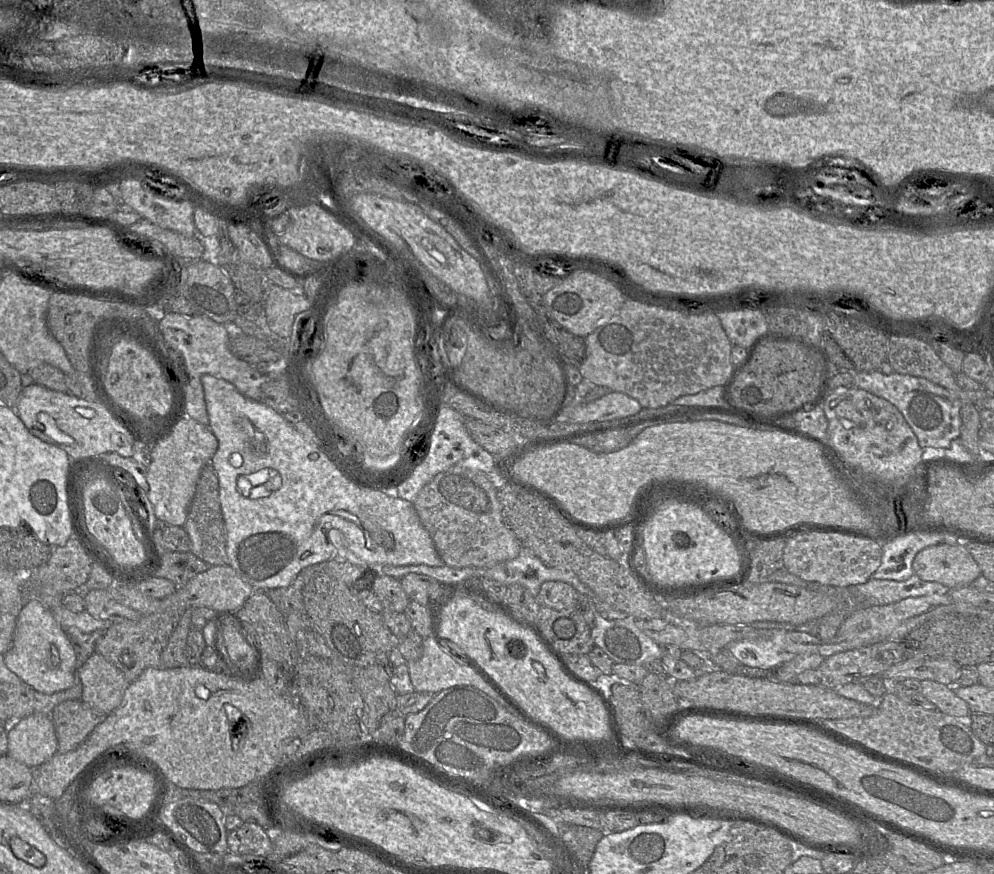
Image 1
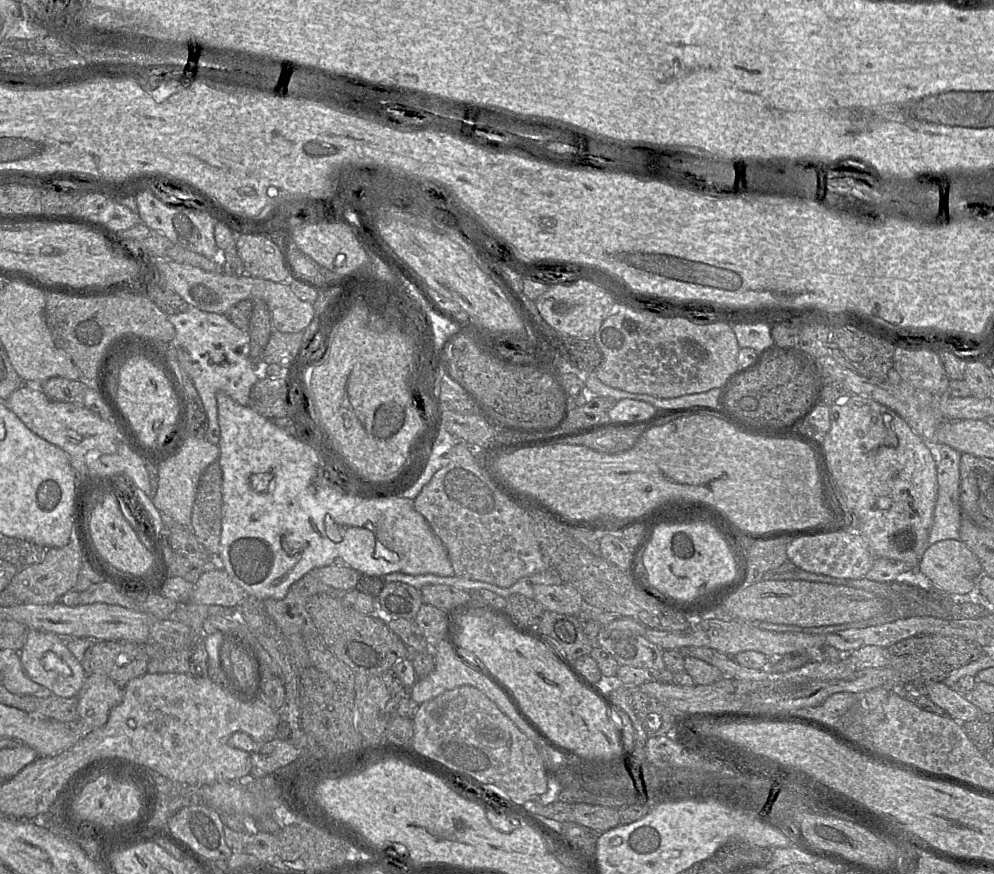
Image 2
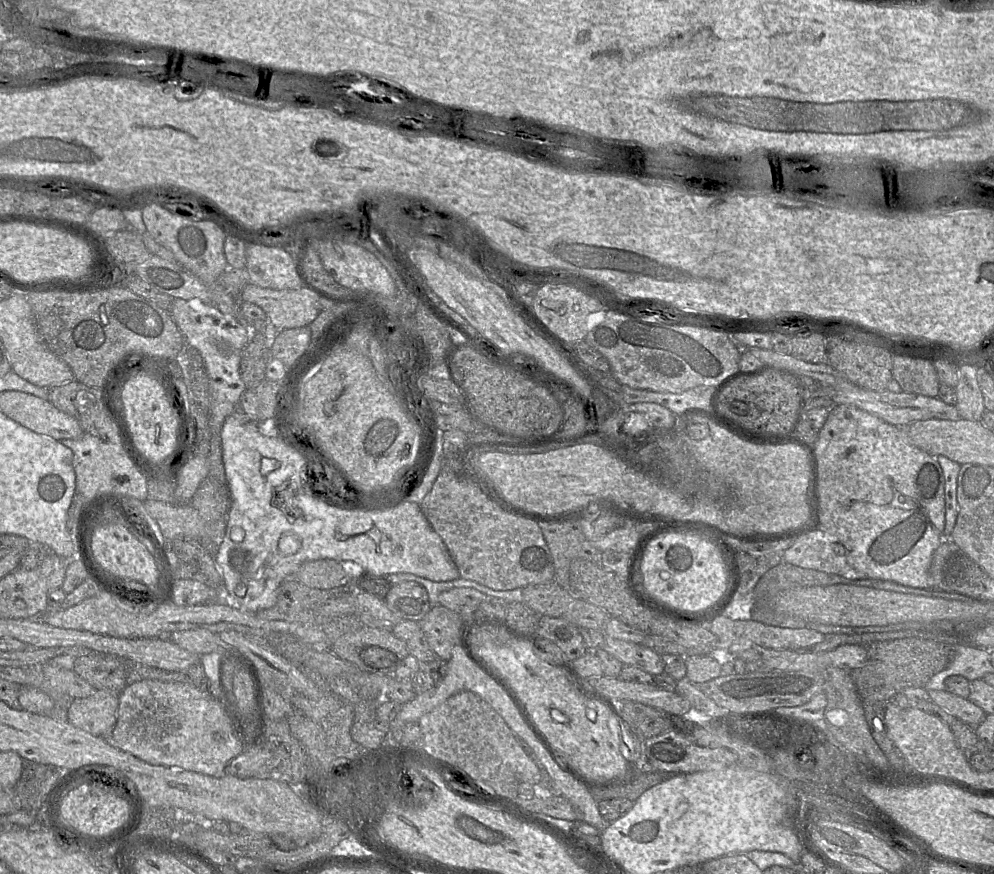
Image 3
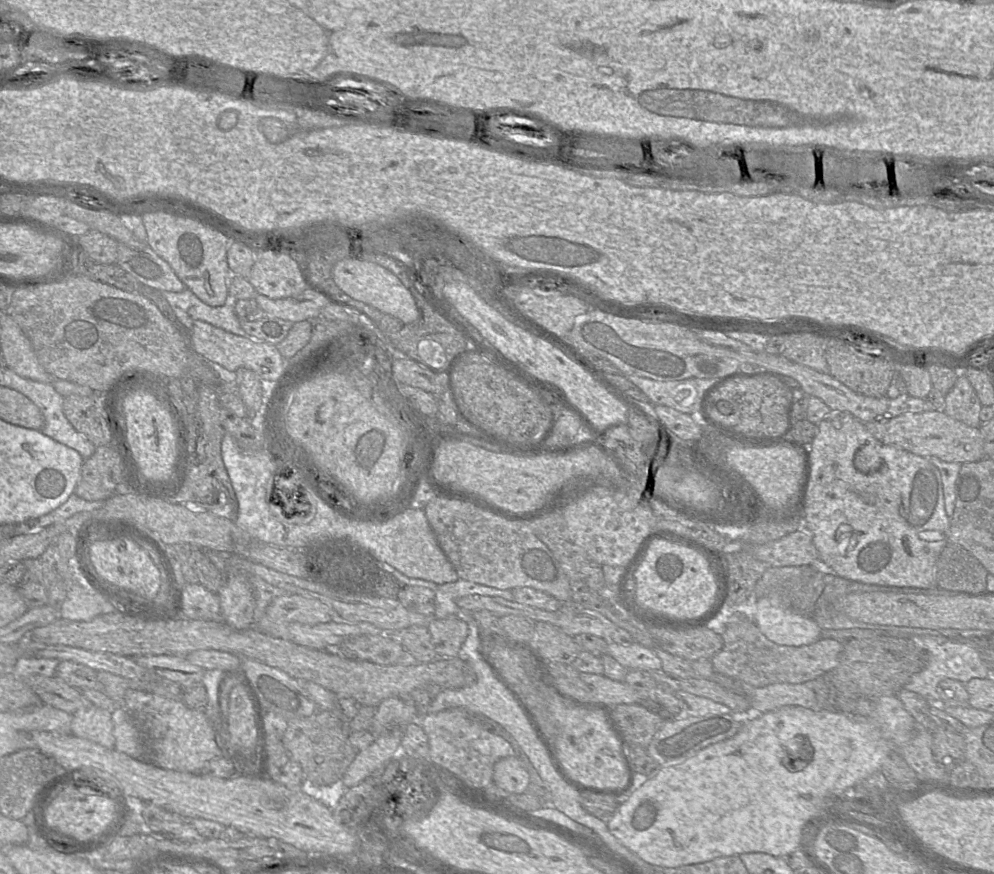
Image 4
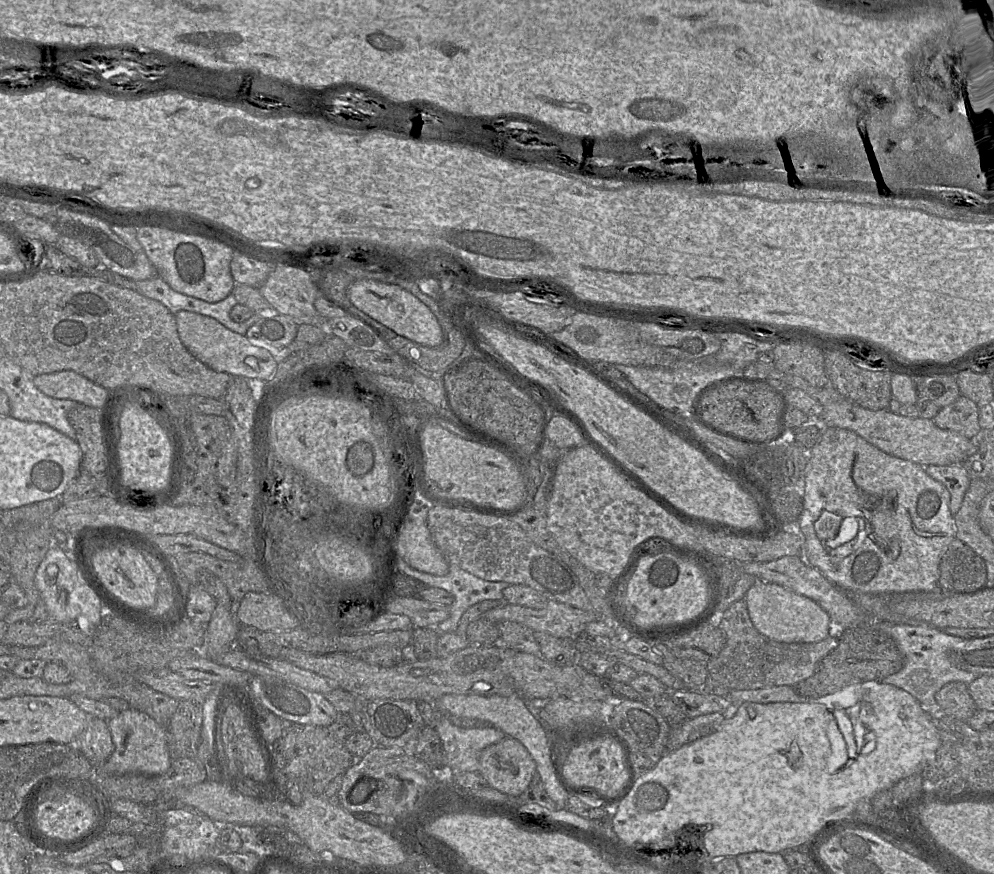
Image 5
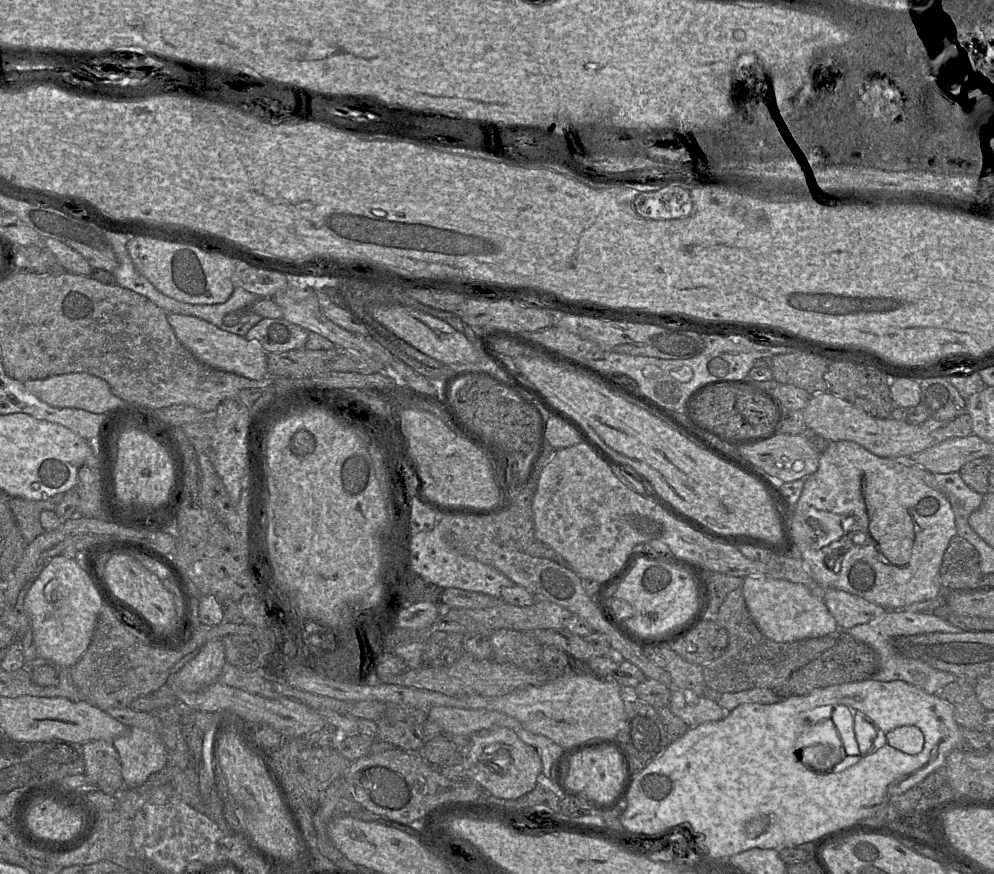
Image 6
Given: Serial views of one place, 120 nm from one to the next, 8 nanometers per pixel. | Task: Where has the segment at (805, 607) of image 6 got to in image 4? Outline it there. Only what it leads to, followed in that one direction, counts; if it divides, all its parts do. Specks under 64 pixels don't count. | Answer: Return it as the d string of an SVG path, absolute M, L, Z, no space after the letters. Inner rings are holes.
M761 597L755 603L755 624L770 641L783 646L804 646L821 637L821 629L811 616L803 616L785 605L779 597Z

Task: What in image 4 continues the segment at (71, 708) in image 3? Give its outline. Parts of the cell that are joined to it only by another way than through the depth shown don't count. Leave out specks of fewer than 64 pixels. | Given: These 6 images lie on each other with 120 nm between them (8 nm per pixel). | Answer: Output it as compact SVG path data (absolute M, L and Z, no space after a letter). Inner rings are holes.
M95 705L83 706L72 714L70 733L113 749L115 737L112 712Z

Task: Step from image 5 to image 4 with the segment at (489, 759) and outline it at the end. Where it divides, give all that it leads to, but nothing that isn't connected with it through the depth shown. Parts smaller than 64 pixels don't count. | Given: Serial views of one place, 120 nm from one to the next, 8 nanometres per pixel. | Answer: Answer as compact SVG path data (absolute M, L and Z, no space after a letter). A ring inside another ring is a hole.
M516 756L500 759L494 765L493 782L509 793L522 794L530 782L522 761Z

